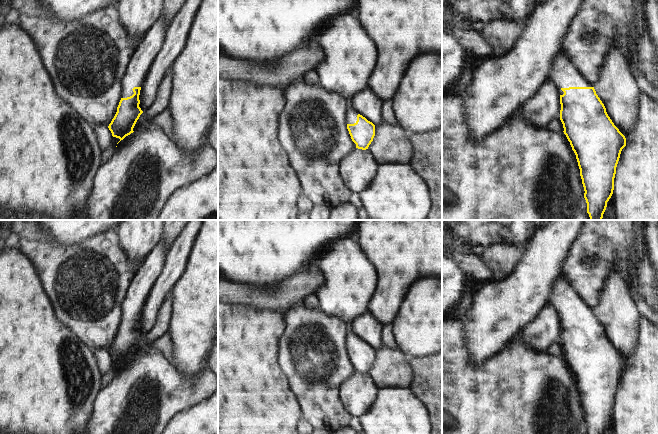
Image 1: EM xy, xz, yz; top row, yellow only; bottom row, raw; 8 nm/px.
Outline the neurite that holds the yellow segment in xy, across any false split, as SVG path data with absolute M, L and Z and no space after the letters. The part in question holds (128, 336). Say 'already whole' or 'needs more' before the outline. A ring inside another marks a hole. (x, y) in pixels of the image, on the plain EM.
needs more | M162 242L156 246L140 264L132 279L121 306L121 324L117 336L108 352L120 365L133 357L133 352L143 337L139 331L140 314L155 281L163 272L168 247Z

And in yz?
needs more | M561 275L549 302L560 318L560 344L576 379L587 434L606 434L626 362L608 340L594 311Z

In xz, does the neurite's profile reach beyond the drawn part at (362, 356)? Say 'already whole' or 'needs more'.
needs more

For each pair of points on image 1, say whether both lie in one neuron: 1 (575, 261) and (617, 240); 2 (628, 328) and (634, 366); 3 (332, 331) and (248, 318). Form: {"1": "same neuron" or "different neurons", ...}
{"1": "same neuron", "2": "different neurons", "3": "different neurons"}

